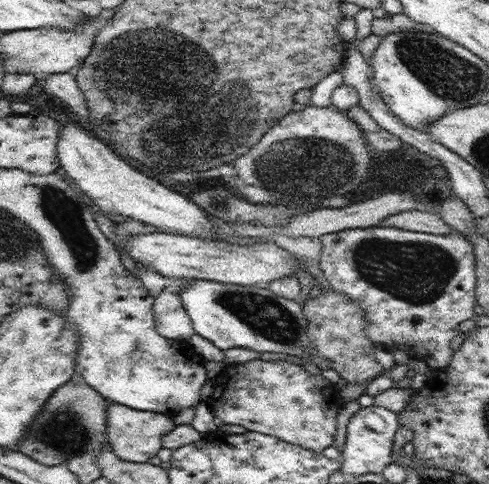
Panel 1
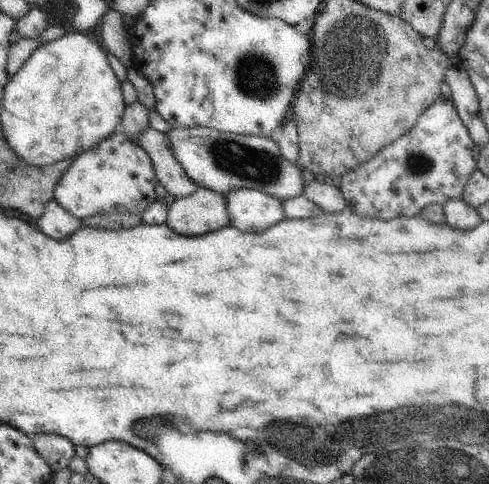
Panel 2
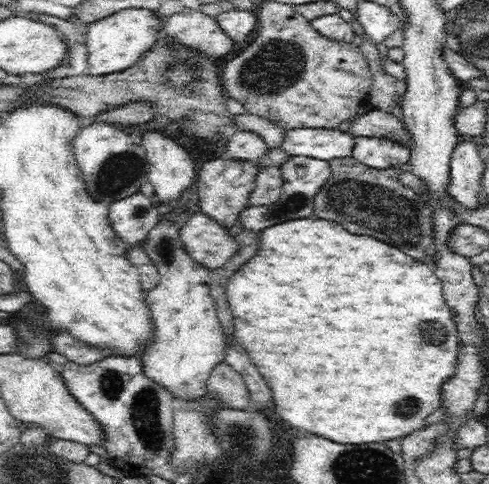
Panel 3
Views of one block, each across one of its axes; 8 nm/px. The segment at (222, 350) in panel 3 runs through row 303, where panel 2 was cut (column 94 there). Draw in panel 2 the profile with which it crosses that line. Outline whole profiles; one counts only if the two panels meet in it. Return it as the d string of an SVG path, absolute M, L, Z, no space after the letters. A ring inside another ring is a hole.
M113 132L99 146L83 152L59 178L53 200L79 220L95 214L139 214L157 198L153 186L157 184L155 168L143 148L127 140L121 132Z

